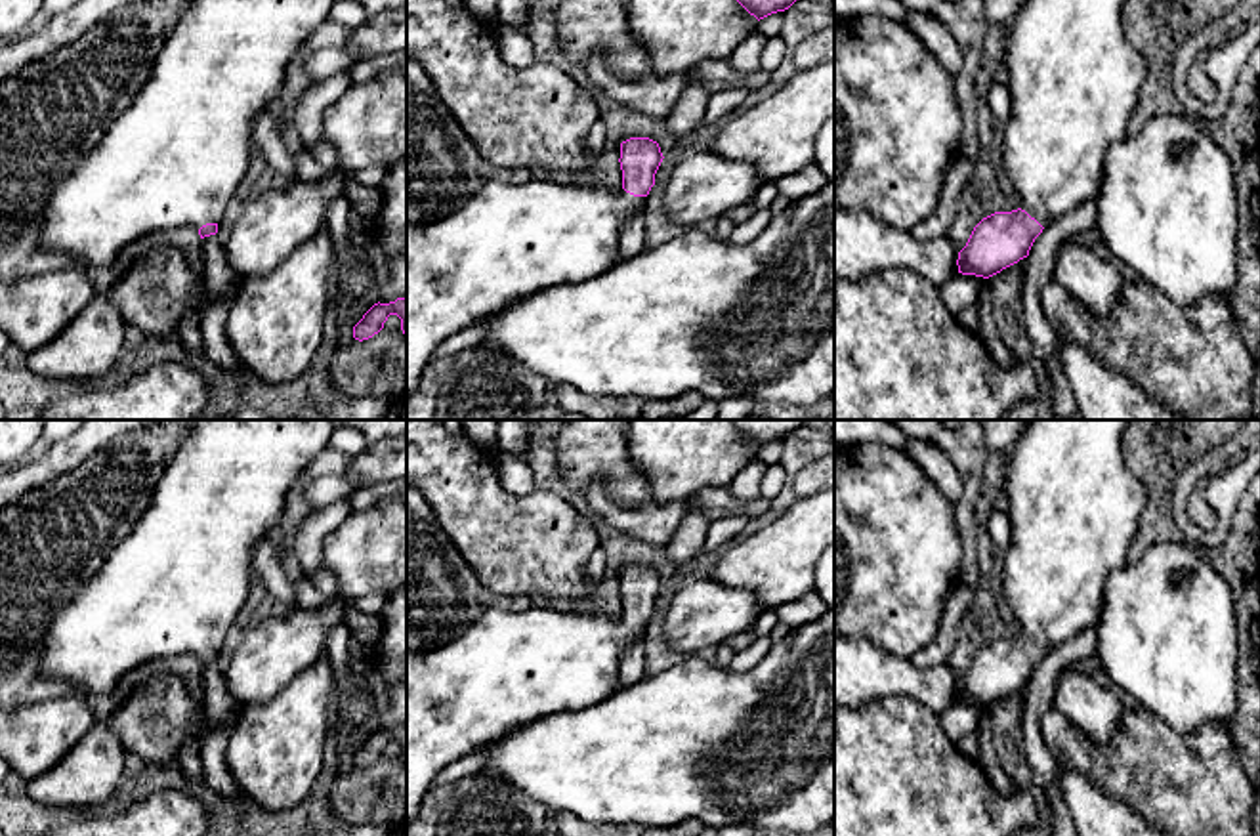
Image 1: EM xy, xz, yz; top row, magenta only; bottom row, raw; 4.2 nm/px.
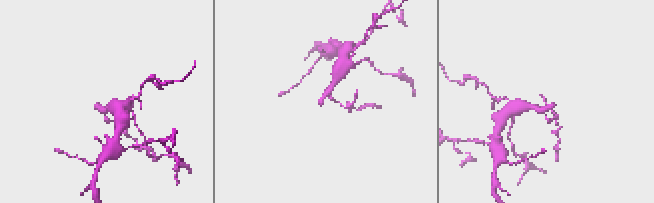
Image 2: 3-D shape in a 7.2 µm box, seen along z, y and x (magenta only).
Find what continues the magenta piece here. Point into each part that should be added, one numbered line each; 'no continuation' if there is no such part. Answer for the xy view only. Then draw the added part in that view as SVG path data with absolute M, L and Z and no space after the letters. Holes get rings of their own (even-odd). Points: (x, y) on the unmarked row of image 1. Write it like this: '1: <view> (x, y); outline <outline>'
1: xy (174, 585); outline M199 420L166 466L141 521L109 554L95 578L55 613L44 636L40 672L78 687L86 699L111 691L141 664L220 651L254 578L254 546L281 523L290 487L328 447L334 429L332 420Z

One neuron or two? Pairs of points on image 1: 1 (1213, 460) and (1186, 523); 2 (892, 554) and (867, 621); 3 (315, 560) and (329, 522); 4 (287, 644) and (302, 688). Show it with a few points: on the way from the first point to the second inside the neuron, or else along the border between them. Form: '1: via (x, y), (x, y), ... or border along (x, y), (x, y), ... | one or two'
1: via (1197, 476), (1182, 491), (1182, 508) | one
2: via (875, 571), (867, 579), (867, 604) | one
3: via (315, 550), (315, 535), (319, 531) | one
4: border along (317, 659), (262, 701) | two

